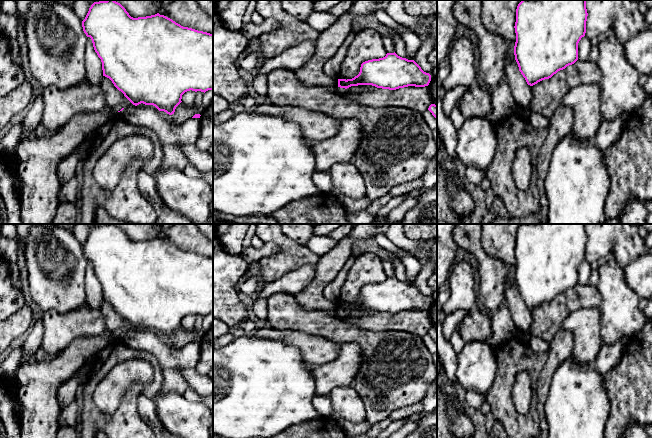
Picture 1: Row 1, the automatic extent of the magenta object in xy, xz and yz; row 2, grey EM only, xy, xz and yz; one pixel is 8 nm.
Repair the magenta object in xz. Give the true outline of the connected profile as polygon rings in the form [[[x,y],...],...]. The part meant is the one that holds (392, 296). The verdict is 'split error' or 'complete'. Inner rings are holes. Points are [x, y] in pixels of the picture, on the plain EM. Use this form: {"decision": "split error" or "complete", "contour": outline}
{"decision": "complete", "contour": [[[394,277],[372,283],[361,288],[360,296],[352,303],[338,303],[338,311],[349,312],[358,309],[372,309],[377,312],[396,314],[408,310],[425,311],[431,299],[424,296],[414,285]]]}

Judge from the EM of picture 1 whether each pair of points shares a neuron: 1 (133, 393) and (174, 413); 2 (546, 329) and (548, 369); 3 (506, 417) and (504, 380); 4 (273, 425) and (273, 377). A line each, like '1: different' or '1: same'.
1: different
2: different
3: same
4: same

